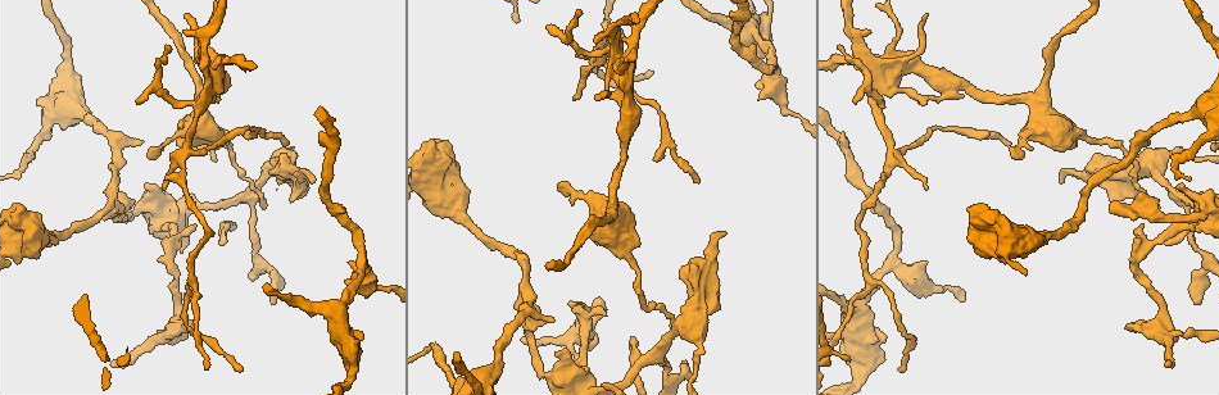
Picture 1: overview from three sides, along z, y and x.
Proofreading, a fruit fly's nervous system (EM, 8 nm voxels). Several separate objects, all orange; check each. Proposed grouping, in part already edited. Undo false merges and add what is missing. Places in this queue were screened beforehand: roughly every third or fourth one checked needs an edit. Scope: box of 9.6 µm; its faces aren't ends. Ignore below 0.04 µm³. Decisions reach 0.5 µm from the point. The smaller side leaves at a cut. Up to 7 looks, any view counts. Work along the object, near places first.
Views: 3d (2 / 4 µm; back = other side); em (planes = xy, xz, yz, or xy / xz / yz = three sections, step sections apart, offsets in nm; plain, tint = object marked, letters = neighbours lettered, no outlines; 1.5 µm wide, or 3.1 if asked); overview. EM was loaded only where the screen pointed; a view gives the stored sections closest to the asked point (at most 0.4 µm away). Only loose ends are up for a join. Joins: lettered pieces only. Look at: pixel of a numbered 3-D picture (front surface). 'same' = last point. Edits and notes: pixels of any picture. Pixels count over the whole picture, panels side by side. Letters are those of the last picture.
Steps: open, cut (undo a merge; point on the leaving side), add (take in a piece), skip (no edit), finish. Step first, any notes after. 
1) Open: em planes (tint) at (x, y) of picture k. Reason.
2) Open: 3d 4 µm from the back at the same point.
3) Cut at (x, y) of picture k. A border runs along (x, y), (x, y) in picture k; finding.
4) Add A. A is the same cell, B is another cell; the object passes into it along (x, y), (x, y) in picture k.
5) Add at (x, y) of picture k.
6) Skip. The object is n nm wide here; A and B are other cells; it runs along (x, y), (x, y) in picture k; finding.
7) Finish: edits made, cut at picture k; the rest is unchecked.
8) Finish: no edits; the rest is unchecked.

Open: 3d 2 µm at (857, 231) of picture 1.

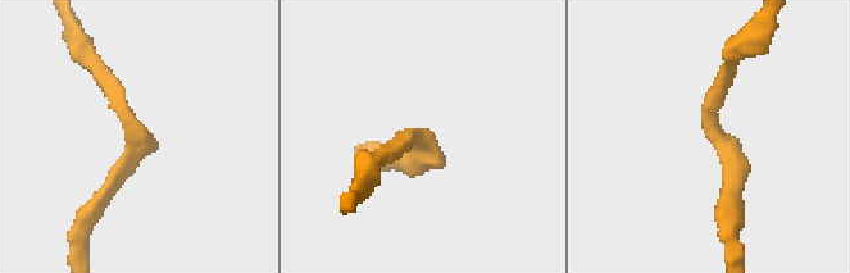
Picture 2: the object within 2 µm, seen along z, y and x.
Open: em xy step 4 (tint) at (715, 136) of picture 2.

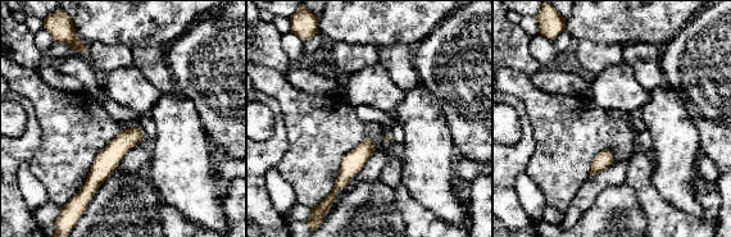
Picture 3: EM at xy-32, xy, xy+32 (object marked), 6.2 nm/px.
Open: em planes (letters) at the same point. Another direction.

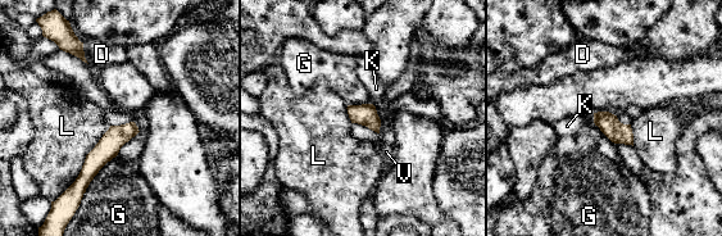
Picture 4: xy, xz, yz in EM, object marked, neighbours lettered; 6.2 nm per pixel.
Skip. D, G, K, L and V are other cells; it runs along (132, 126), (94, 162), (77, 185) in picture 4; all the same neuron.

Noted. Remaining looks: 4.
Open: 3d 4 µm at (148, 185) of picture 1. Stops while still wide.

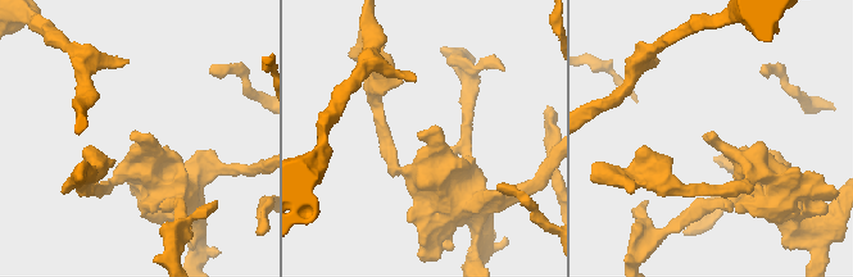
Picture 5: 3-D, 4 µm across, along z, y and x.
Open: em planes (letters) at (426, 132) of picture 5. Shape alone is not enough.

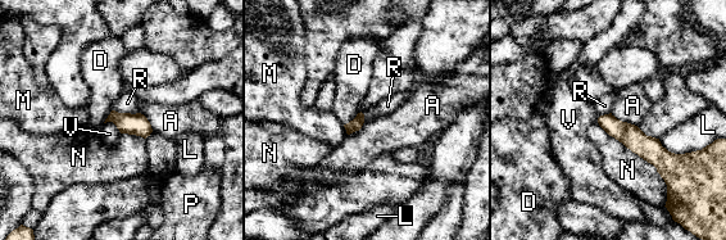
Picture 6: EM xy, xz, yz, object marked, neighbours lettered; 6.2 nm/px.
Skip. A, D, L, M, N, P, R and V are other cells; none of them fits.

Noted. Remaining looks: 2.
Open: em planes (letters) at (1177, 167) of picture 1.

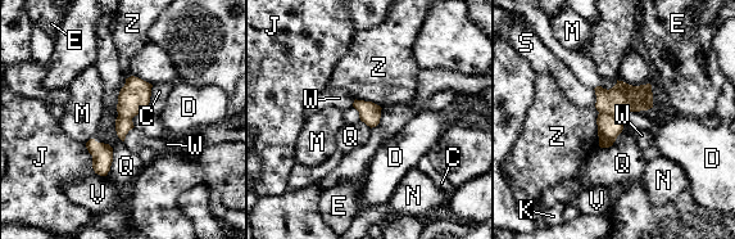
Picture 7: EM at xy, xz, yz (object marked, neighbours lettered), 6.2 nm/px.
Cut at (609, 127) of picture 7. C, D, E, J, K, M, N, Q, S, V, W and Z are other cells; a border runs along (599, 112), (606, 112), (621, 120) in picture 7; two neurons meet here.

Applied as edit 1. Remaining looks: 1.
Finish: edits made, cut at picture 7; the rest is unchecked.

